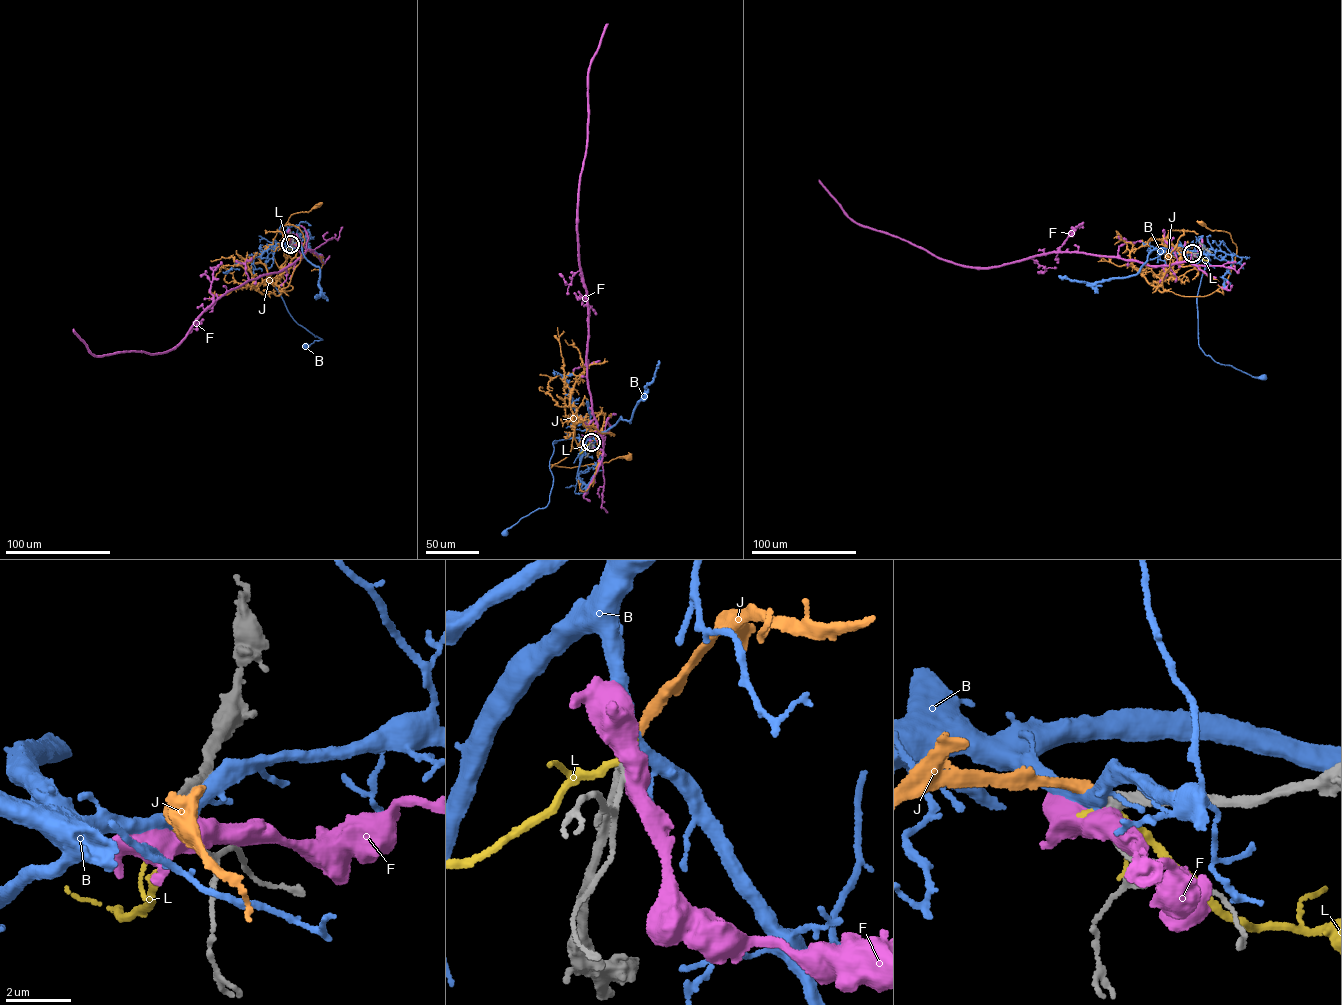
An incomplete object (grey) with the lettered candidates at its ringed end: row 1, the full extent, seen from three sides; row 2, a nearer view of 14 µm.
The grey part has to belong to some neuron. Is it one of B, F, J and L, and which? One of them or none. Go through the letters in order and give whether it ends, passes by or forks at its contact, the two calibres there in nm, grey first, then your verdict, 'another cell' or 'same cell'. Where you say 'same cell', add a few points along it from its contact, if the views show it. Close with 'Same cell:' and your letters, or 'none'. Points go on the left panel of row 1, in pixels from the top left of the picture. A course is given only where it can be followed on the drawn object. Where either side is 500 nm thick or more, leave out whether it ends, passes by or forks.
B: it forks there; 320 nm thick on the grey side, 360 nm on the other; another cell
F: 320 nm thick on the grey side, 600 nm on the other; another cell
J: it ends there; 320 nm thick on the grey side, 220 nm on the other; same cell; it runs (291, 244), (295, 255), (276, 283), (281, 292), (293, 287), (275, 262), (274, 239), (291, 214), (319, 204)
L: it ends there; 320 nm thick on the grey side, 300 nm on the other; another cell
Same cell: J

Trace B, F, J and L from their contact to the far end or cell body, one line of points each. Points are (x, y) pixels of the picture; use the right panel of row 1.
B: (1193, 253), (1187, 252), (1198, 254), (1205, 263), (1197, 297), (1199, 346), (1221, 364), (1264, 377)
F: (1193, 253), (1187, 262), (1167, 265), (1066, 251), (987, 267), (960, 265), (857, 224), (819, 180)
J: (1193, 253), (1167, 271), (1165, 291), (1206, 296), (1226, 282), (1235, 244), (1228, 232), (1200, 222)
L: (1193, 253), (1208, 260)

